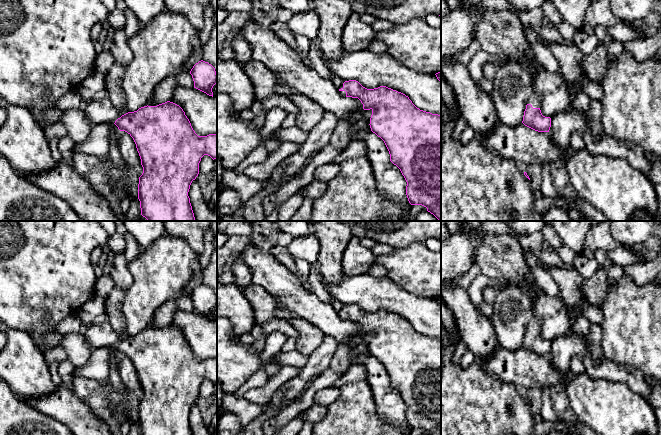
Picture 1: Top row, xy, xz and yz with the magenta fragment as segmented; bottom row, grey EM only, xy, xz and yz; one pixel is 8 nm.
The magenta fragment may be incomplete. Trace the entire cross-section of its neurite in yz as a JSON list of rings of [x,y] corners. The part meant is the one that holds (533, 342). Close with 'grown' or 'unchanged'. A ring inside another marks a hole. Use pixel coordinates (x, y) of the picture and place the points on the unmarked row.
[[[534,313],[531,321],[528,324],[524,335],[522,347],[538,356],[549,356],[551,351],[551,342],[542,339],[541,322],[539,317]]] | grown

